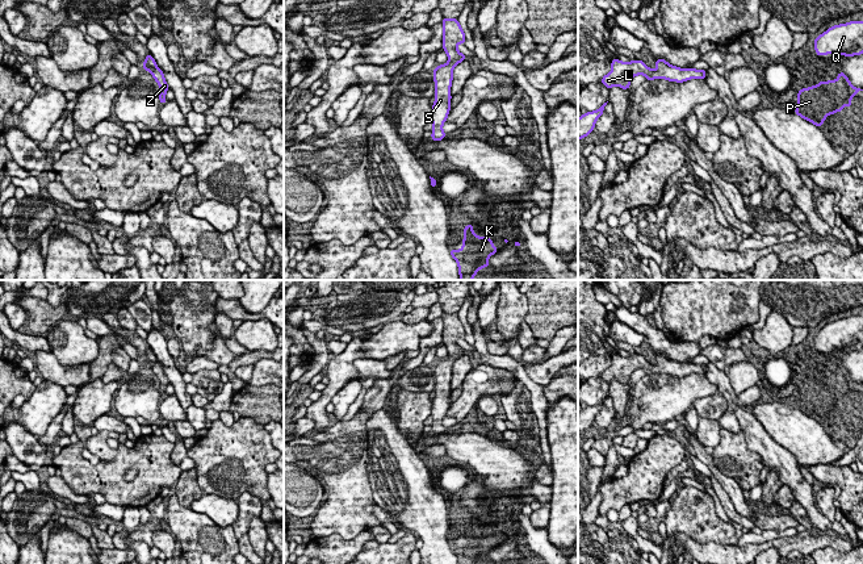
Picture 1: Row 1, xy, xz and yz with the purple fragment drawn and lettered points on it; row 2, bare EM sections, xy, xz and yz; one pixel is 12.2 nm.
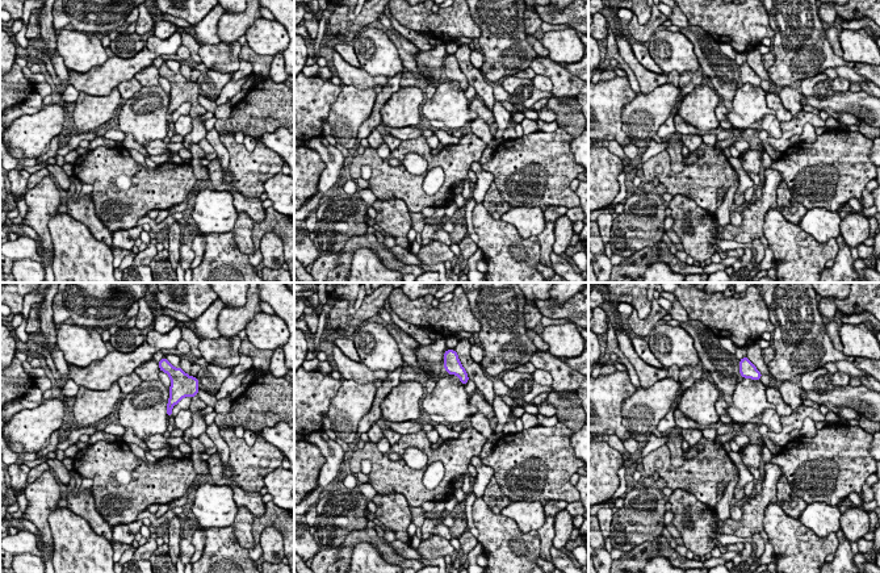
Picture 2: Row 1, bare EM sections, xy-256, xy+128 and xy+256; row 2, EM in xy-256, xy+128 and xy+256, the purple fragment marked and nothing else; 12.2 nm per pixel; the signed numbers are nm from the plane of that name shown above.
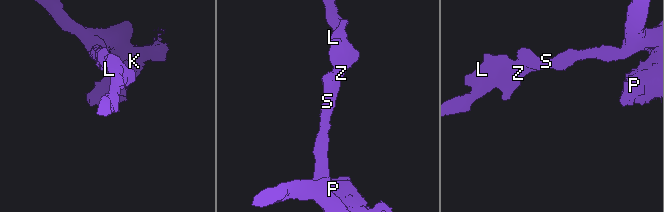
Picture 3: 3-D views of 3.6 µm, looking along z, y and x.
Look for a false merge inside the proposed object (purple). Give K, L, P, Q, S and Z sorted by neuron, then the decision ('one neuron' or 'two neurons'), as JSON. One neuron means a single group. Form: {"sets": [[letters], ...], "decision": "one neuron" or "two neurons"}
{"sets": [["K", "L", "P", "Q", "S", "Z"]], "decision": "one neuron"}

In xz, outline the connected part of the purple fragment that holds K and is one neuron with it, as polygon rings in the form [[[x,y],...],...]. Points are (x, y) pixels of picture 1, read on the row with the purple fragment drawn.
[[[473,225],[464,227],[464,241],[461,250],[449,250],[452,258],[457,262],[460,280],[472,280],[478,270],[490,267],[489,258],[498,251],[493,239],[477,237]]]

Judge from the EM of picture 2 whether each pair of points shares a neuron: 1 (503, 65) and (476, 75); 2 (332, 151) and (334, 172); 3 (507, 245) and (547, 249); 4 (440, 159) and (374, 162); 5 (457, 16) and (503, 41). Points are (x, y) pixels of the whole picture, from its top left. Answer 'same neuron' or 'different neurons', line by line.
1: different neurons
2: same neuron
3: different neurons
4: same neuron
5: different neurons

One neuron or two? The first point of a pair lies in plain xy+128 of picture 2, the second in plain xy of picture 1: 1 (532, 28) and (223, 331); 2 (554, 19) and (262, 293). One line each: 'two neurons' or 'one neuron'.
1: one neuron
2: two neurons

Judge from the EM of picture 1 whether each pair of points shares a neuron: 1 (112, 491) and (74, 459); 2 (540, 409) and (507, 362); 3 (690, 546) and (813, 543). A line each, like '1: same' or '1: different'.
1: same
2: same
3: same

